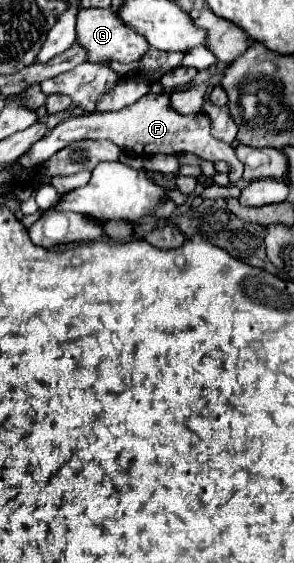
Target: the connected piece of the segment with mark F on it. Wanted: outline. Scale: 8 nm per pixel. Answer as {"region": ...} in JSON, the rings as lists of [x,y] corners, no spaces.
{"region":[[[153,93],[141,97],[137,103],[115,111],[115,113],[87,113],[79,117],[69,117],[55,125],[45,137],[41,137],[23,157],[17,161],[19,171],[31,173],[33,169],[41,167],[43,161],[47,161],[51,155],[55,155],[59,149],[71,145],[73,141],[81,139],[109,139],[113,141],[119,149],[135,153],[139,157],[155,155],[155,153],[171,153],[171,155],[181,155],[181,153],[195,153],[201,159],[207,161],[225,161],[229,165],[229,181],[235,185],[241,181],[243,175],[243,163],[237,159],[235,149],[219,139],[215,139],[209,131],[209,115],[205,113],[195,113],[195,115],[179,115],[171,107],[171,99],[165,93]]]}

